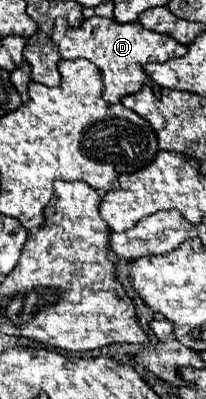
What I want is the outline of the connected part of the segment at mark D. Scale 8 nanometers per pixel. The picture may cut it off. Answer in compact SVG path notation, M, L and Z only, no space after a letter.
M89 17L85 19L77 29L69 27L65 19L55 21L55 29L51 33L51 41L57 45L59 55L63 59L87 59L101 71L103 81L103 93L101 97L109 103L119 103L121 97L133 95L141 91L145 85L149 85L155 93L159 93L159 85L153 85L149 77L145 77L143 65L147 63L163 63L173 57L181 57L185 53L185 47L171 37L153 33L145 27L135 23L117 23L113 19L103 17Z

